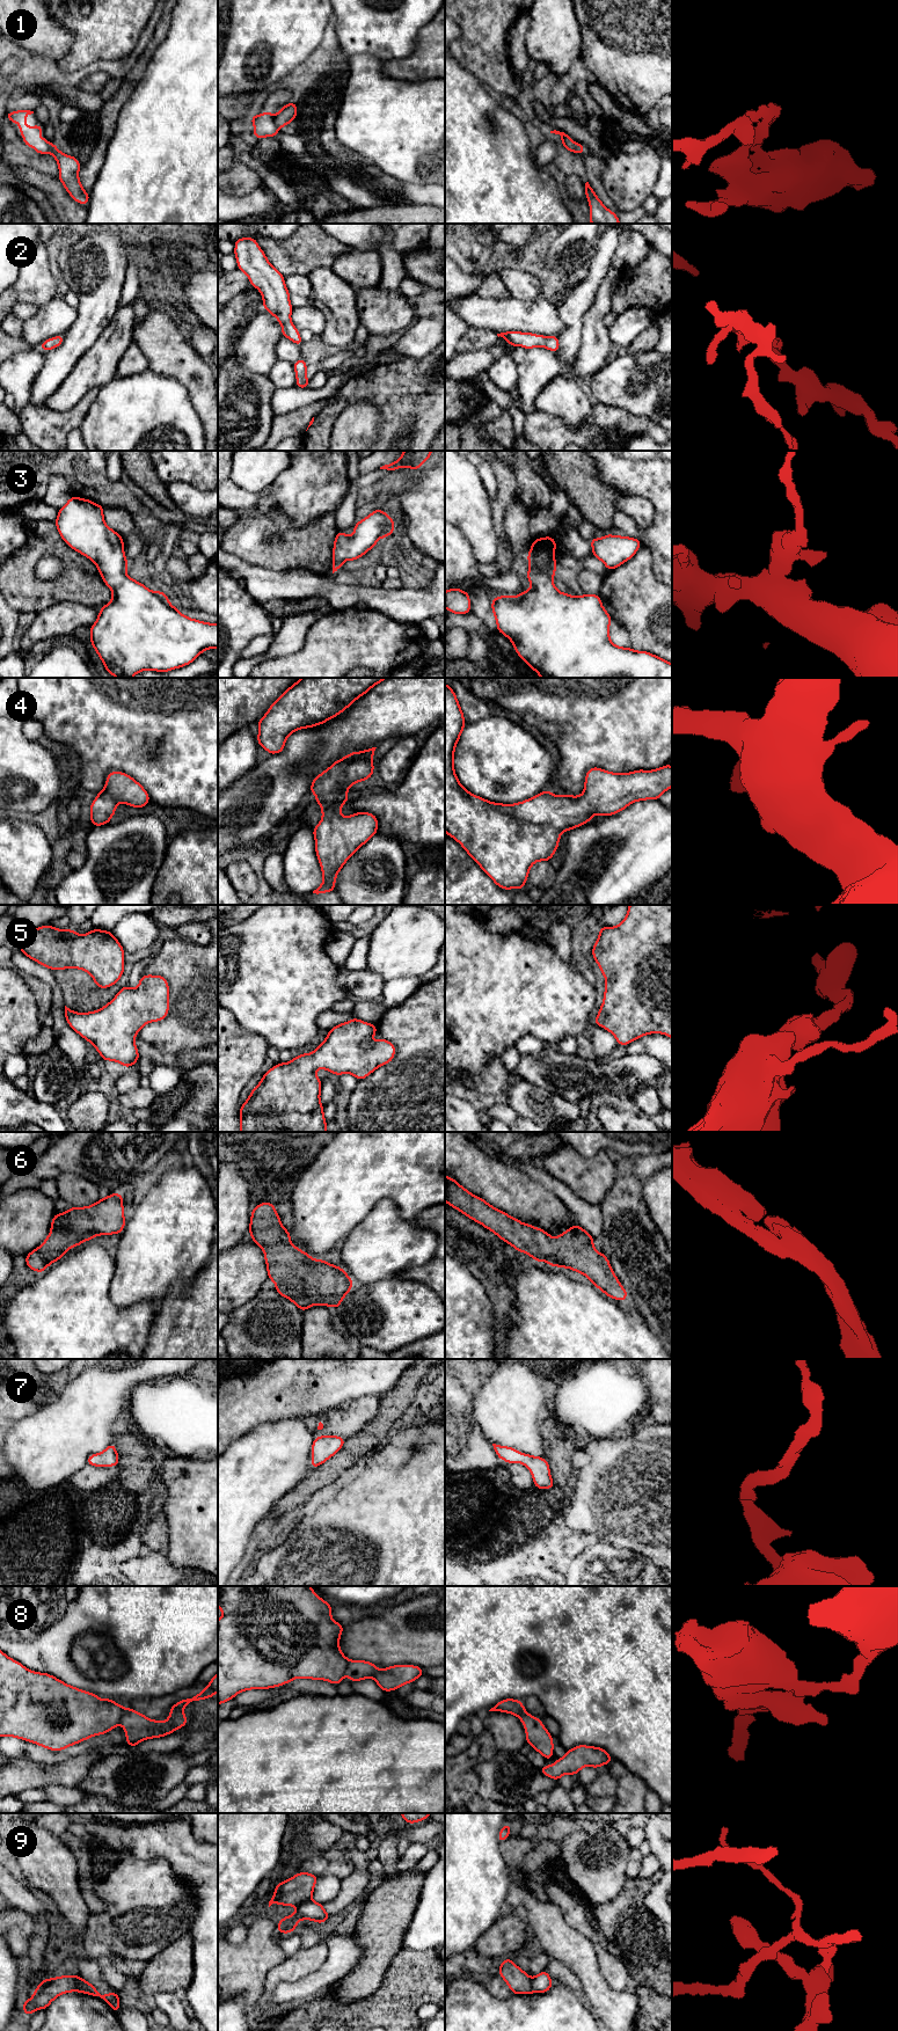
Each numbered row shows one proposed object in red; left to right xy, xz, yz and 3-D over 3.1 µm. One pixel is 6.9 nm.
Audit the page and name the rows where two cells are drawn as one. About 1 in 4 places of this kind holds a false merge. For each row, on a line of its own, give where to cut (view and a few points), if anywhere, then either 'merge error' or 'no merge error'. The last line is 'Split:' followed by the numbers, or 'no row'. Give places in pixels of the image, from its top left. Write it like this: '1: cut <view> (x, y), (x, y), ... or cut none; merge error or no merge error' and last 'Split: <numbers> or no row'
1: cut xz (274, 118), (274, 123), (278, 128); merge error
2: cut none; no merge error
3: cut none; no merge error
4: cut none; no merge error
5: cut none; no merge error
6: cut none; no merge error
7: cut none; no merge error
8: cut xy (125, 1709), (122, 1722); merge error
9: cut xy (79, 1978), (79, 1987), (82, 1992); merge error
Split: 1, 8, 9

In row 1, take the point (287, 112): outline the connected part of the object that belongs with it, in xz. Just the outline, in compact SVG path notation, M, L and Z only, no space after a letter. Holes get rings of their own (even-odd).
M290 102L289 104L284 105L275 117L275 124L278 129L287 125L293 119L295 119L298 112L298 108L295 103Z

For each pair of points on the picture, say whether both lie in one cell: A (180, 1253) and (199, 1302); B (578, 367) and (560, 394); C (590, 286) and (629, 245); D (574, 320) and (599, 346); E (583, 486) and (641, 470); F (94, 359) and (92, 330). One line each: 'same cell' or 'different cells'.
A: different cells
B: different cells
C: different cells
D: different cells
E: different cells
F: different cells

